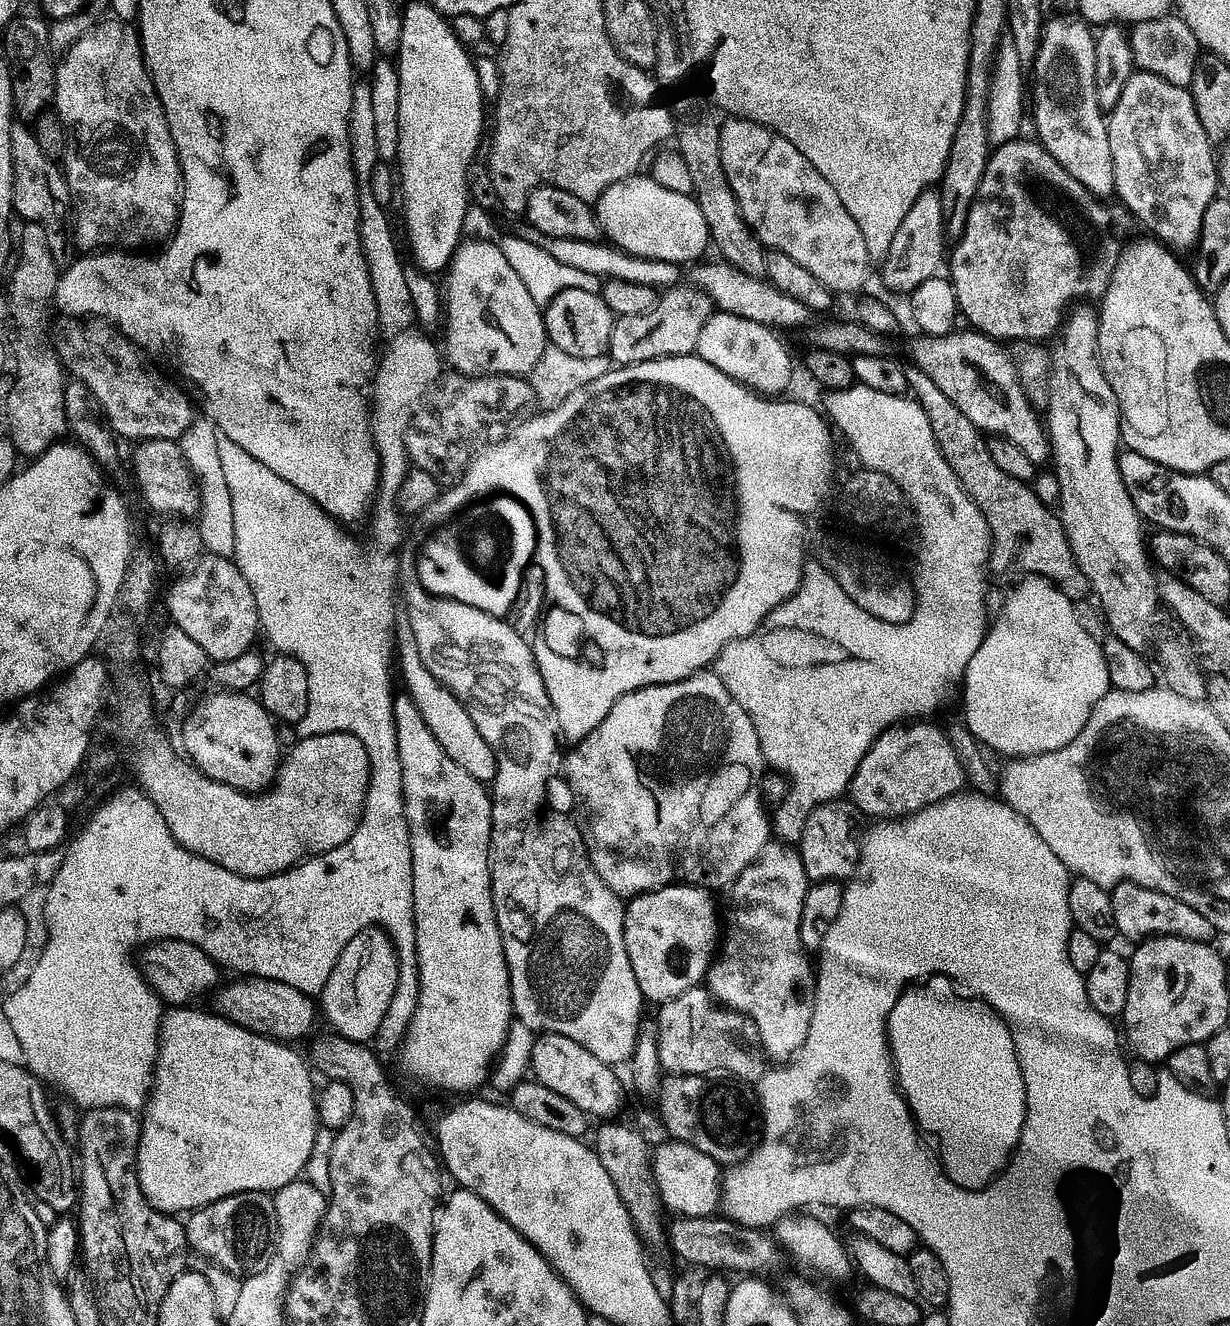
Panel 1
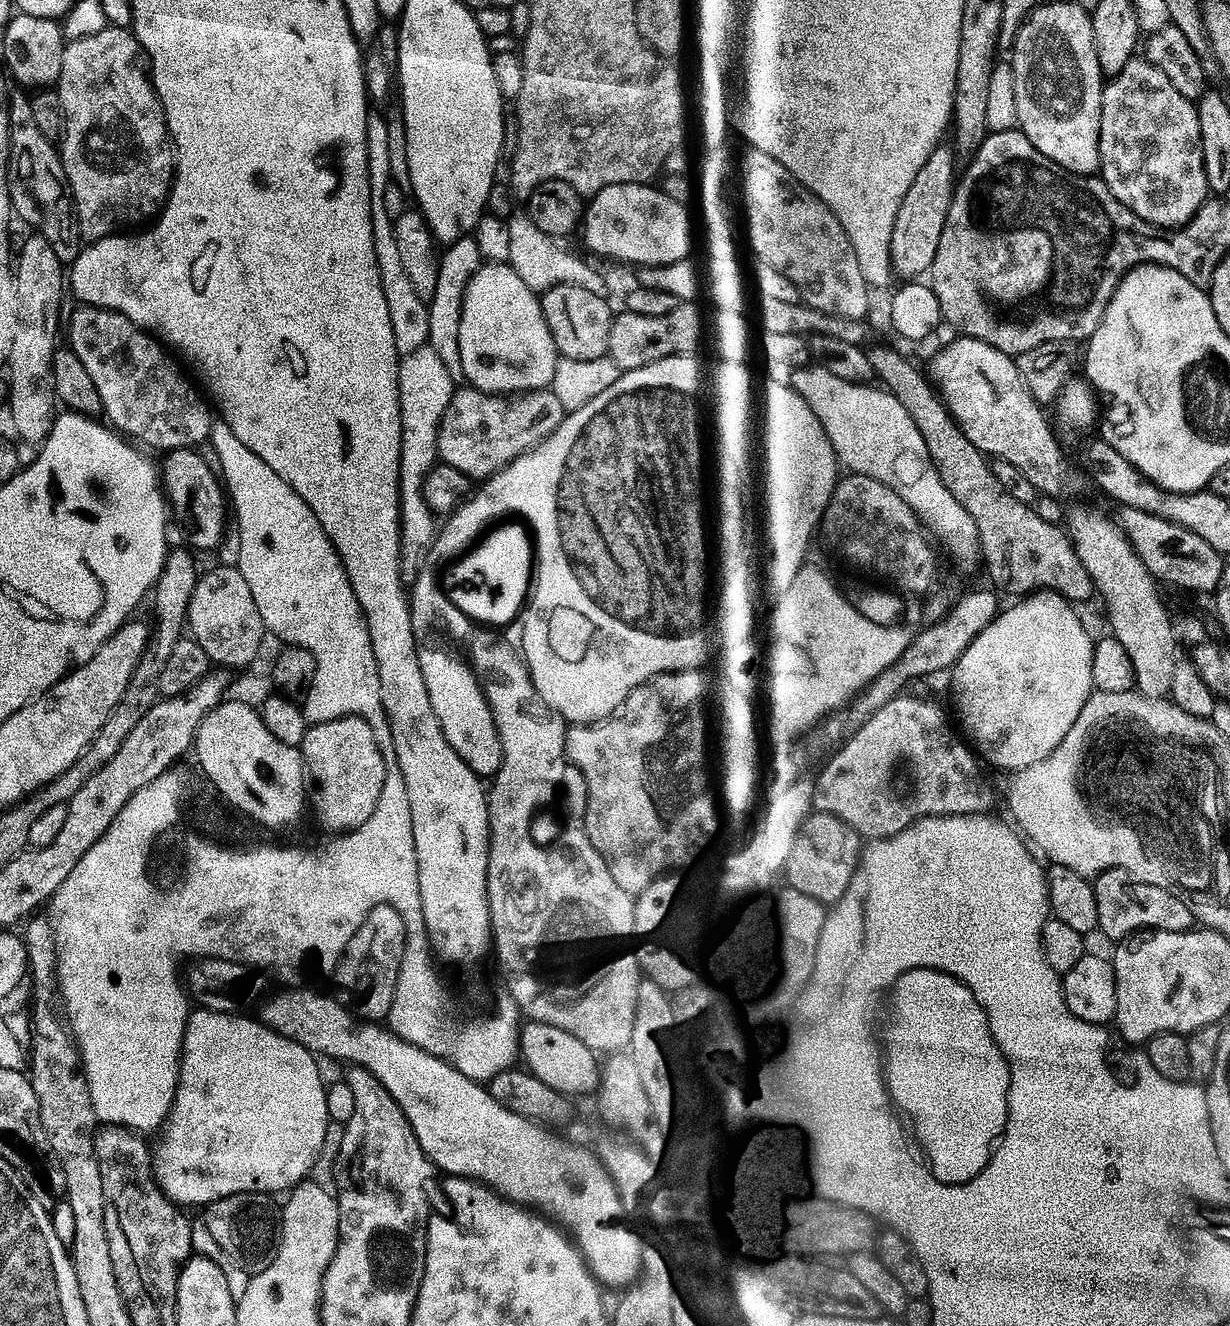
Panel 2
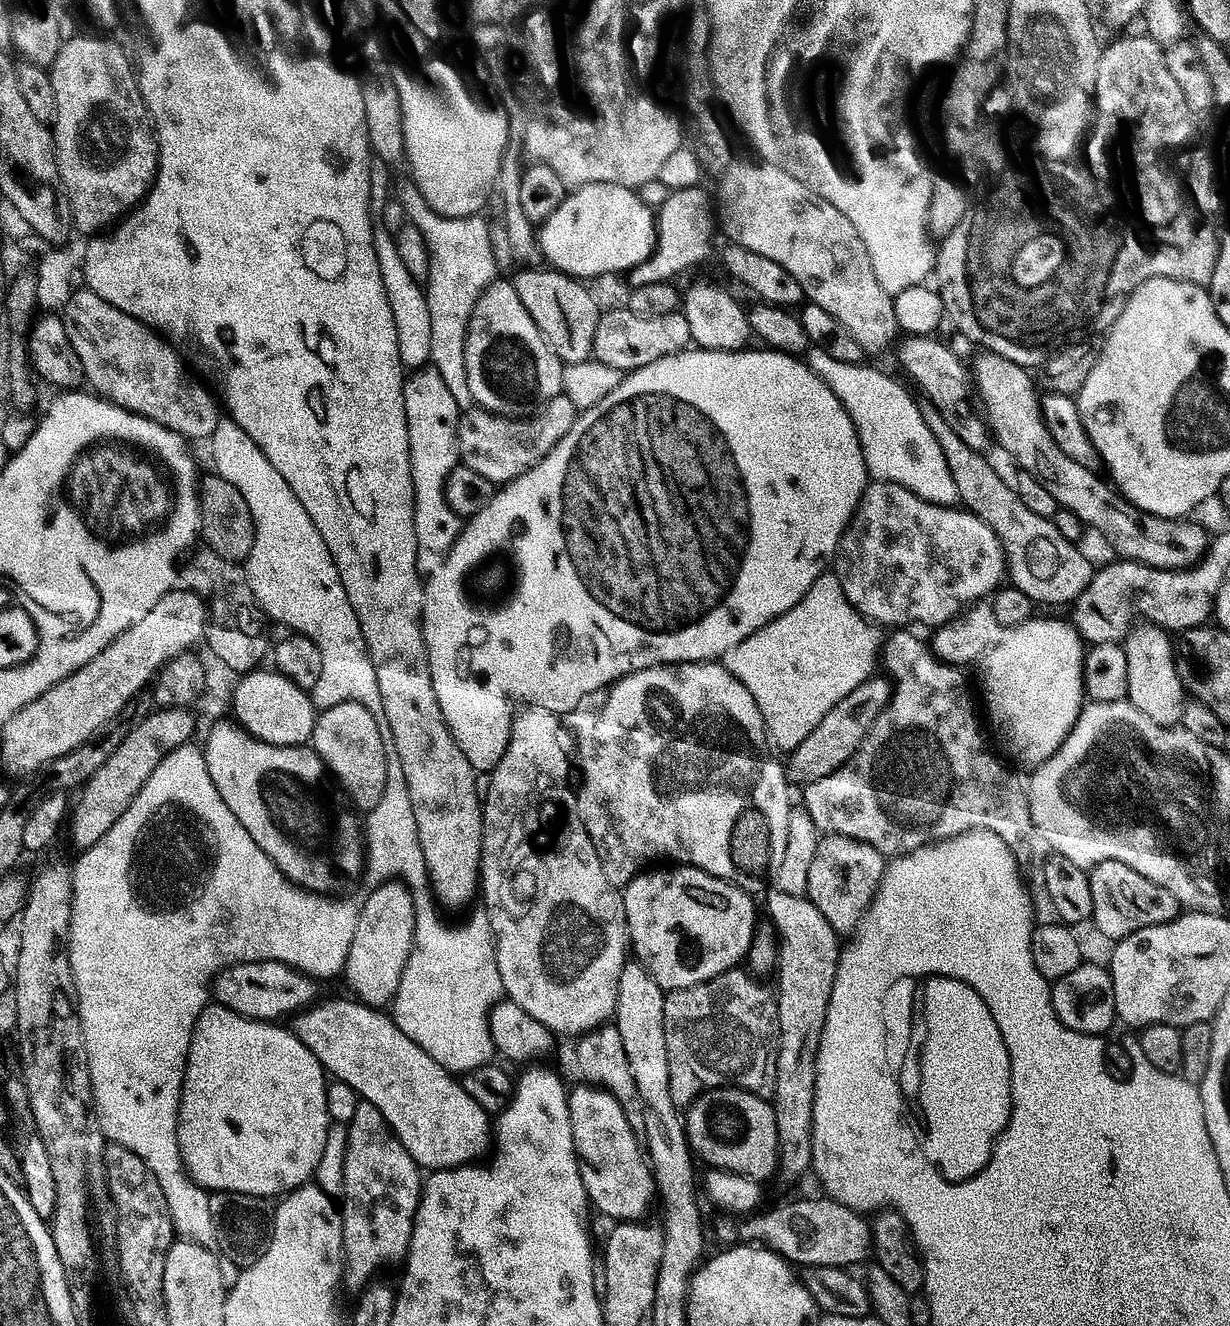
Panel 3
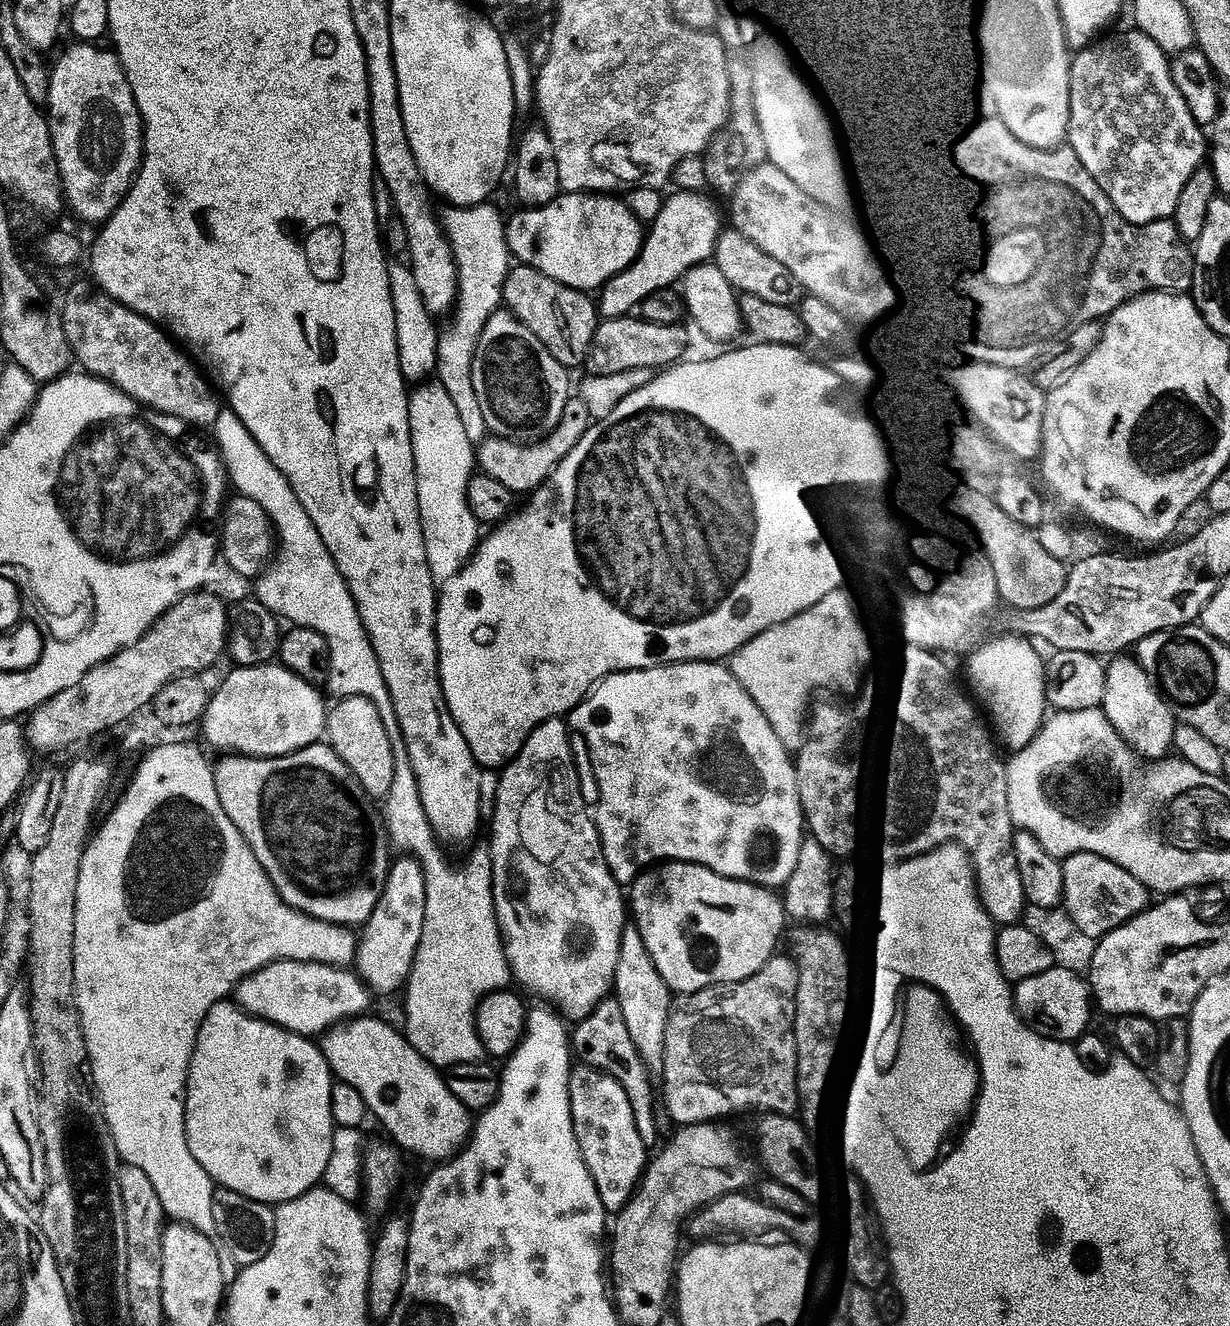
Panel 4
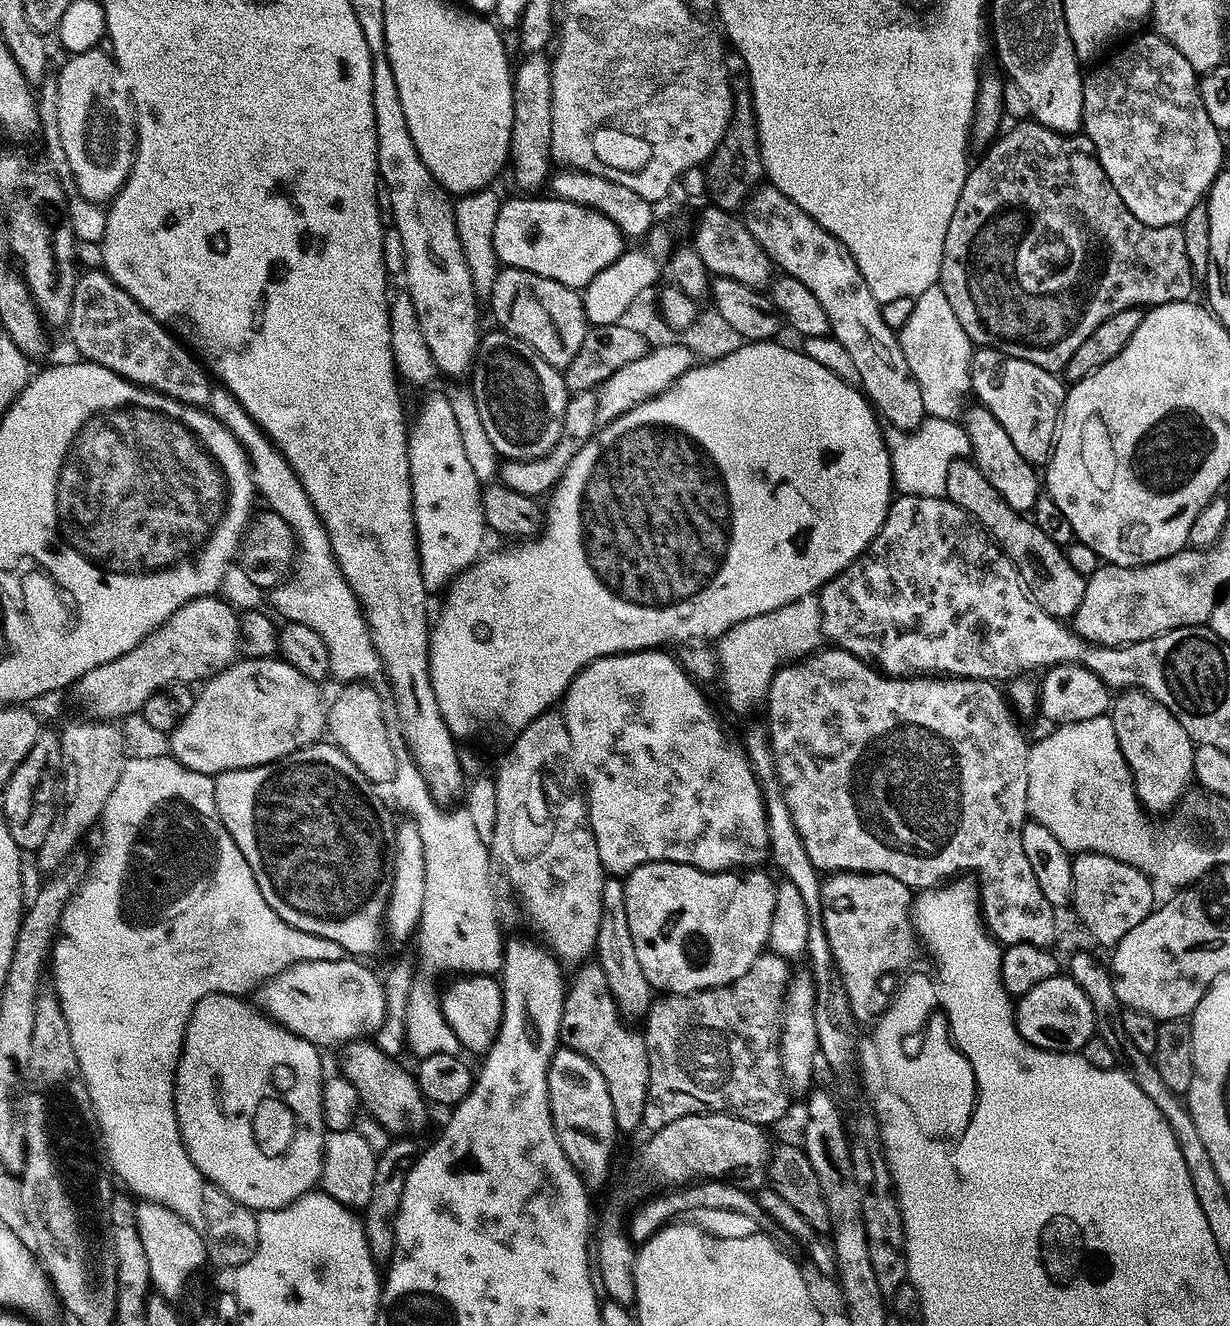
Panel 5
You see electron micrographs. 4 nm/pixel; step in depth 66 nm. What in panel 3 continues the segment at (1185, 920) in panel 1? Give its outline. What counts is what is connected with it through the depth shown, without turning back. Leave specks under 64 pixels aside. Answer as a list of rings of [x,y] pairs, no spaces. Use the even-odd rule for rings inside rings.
[[[1102,862],[1097,868],[1091,869],[1090,877],[1092,920],[1098,930],[1117,942],[1130,938],[1130,934],[1138,934],[1138,930],[1174,922],[1182,915],[1182,906],[1178,898],[1170,894],[1170,890],[1154,886],[1150,878],[1142,878],[1142,874],[1130,870],[1130,866],[1122,866],[1122,862]]]

